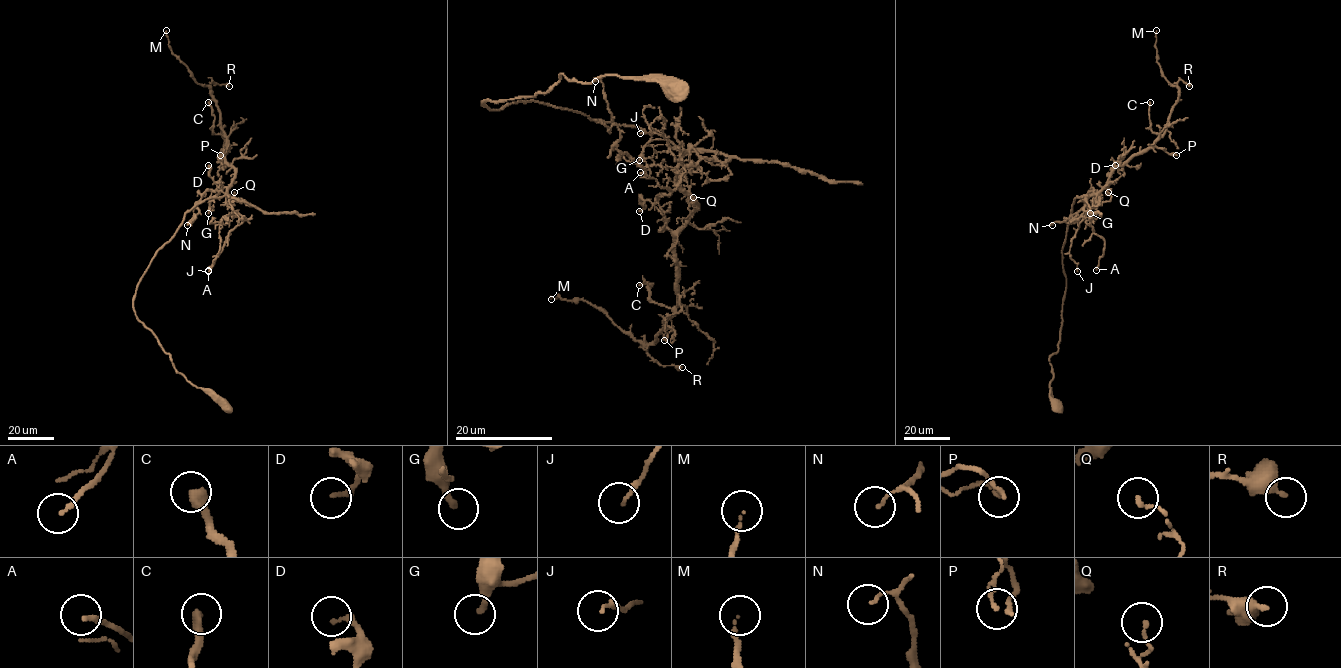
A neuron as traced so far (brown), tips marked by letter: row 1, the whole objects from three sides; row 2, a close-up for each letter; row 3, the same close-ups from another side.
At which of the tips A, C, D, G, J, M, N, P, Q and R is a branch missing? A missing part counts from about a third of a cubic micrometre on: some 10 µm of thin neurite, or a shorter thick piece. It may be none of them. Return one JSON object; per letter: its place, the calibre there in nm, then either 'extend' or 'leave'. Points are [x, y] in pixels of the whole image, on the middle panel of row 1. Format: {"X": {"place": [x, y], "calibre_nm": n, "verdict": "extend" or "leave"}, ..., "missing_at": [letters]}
{"A": {"place": [640, 172], "calibre_nm": 170, "verdict": "leave"}, "C": {"place": [639, 285], "calibre_nm": 400, "verdict": "leave"}, "D": {"place": [639, 211], "calibre_nm": 200, "verdict": "leave"}, "G": {"place": [639, 160], "calibre_nm": 220, "verdict": "leave"}, "J": {"place": [640, 133], "calibre_nm": 150, "verdict": "leave"}, "M": {"place": [551, 299], "calibre_nm": 120, "verdict": "leave"}, "N": {"place": [595, 81], "calibre_nm": 110, "verdict": "leave"}, "P": {"place": [664, 340], "calibre_nm": 120, "verdict": "leave"}, "Q": {"place": [693, 197], "calibre_nm": 150, "verdict": "leave"}, "R": {"place": [682, 367], "calibre_nm": 480, "verdict": "leave"}, "missing_at": []}

